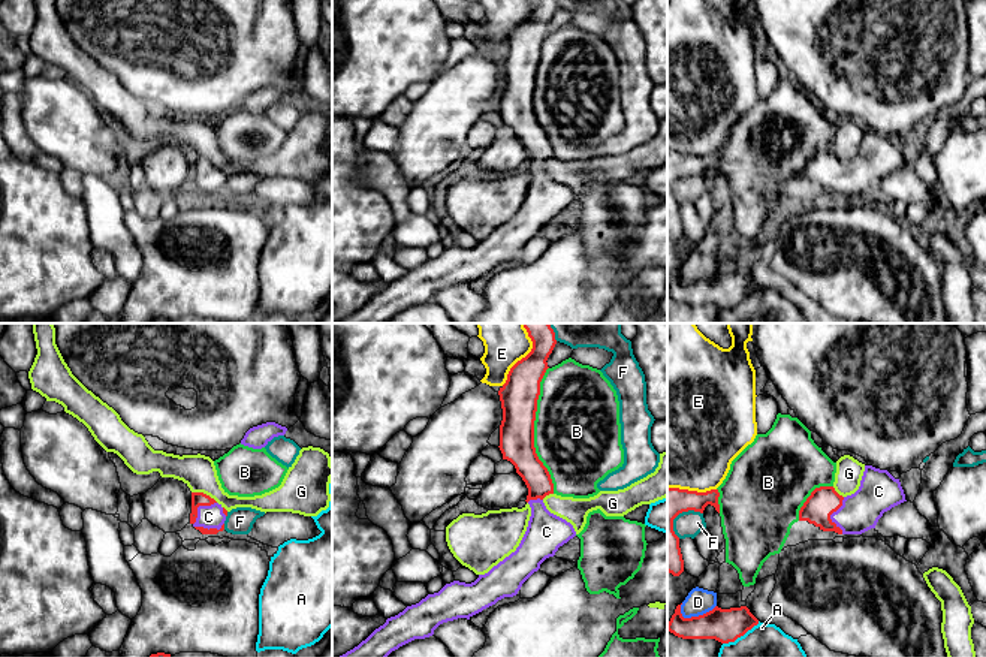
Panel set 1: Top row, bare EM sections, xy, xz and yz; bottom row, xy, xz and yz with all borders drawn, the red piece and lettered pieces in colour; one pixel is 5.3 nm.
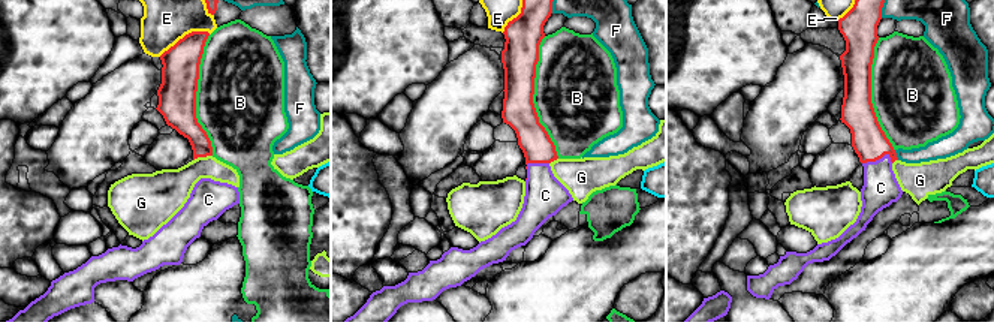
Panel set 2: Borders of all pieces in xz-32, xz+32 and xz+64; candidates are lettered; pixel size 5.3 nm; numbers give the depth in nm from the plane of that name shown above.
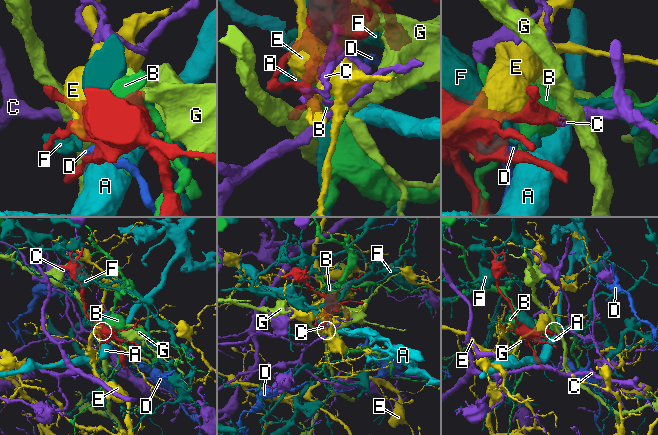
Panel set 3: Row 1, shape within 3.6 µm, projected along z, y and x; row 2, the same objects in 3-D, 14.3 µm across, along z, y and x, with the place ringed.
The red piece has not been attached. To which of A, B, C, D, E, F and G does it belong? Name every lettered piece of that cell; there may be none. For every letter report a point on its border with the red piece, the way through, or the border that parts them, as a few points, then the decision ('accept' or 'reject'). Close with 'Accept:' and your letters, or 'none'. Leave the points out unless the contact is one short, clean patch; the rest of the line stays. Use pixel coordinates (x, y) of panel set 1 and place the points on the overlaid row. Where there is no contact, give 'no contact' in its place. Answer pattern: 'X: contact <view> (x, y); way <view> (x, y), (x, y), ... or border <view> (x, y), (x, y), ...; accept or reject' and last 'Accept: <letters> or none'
A: contact yz (741, 635); reject
B: contact xz (533, 430); reject
C: contact xy (196, 509); way xy (198, 499), (196, 509), (208, 517); accept
D: contact yz (699, 615); border yz (715, 605), (697, 615), (684, 617), (680, 612); reject
E: contact xz (527, 355); reject
F: contact yz (681, 512); reject
G: contact xy (205, 494); reject
Accept: C

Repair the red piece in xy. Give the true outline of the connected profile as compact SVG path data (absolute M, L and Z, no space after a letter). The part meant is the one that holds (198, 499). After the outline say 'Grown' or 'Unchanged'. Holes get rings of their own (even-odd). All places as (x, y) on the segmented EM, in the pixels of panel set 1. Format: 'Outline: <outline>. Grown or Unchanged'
Outline: M192 492L190 524L202 534L217 534L224 530L227 510L203 492Z. Grown

